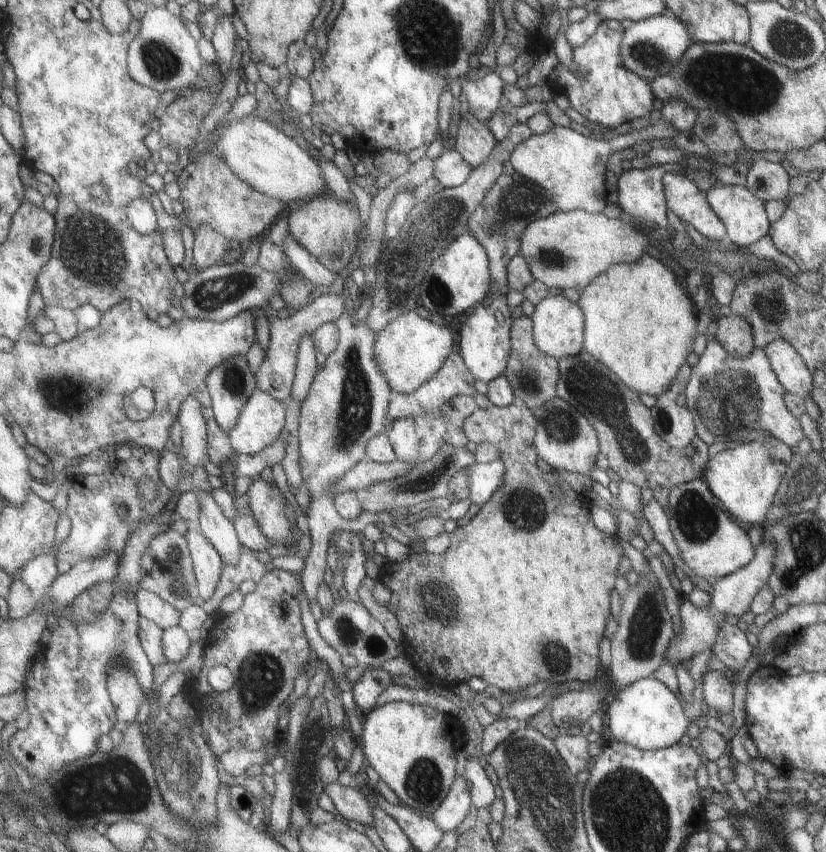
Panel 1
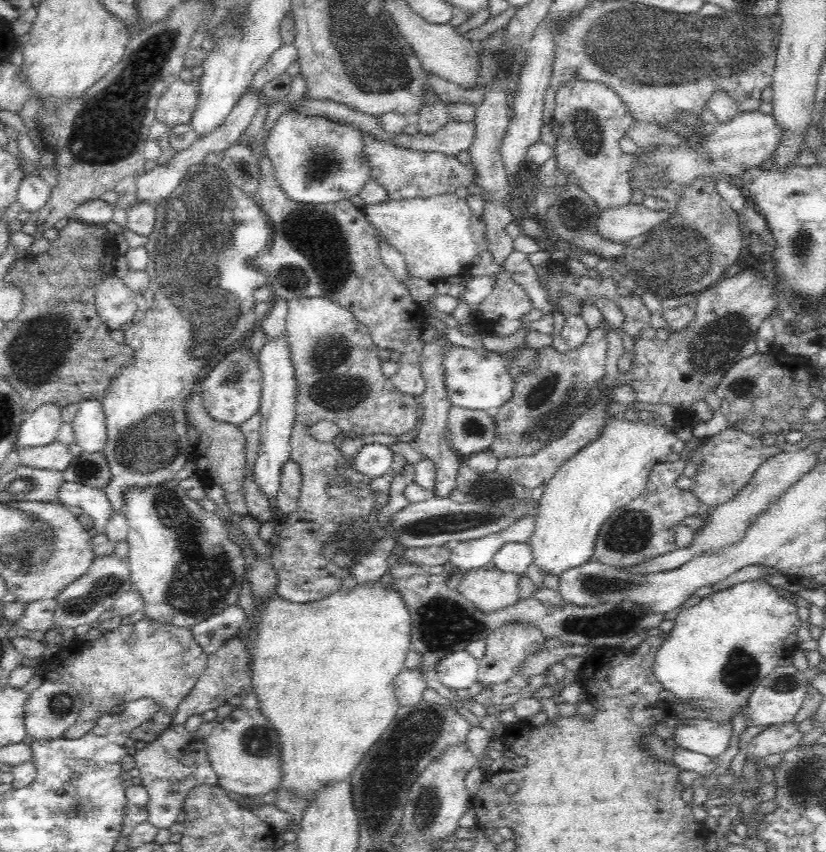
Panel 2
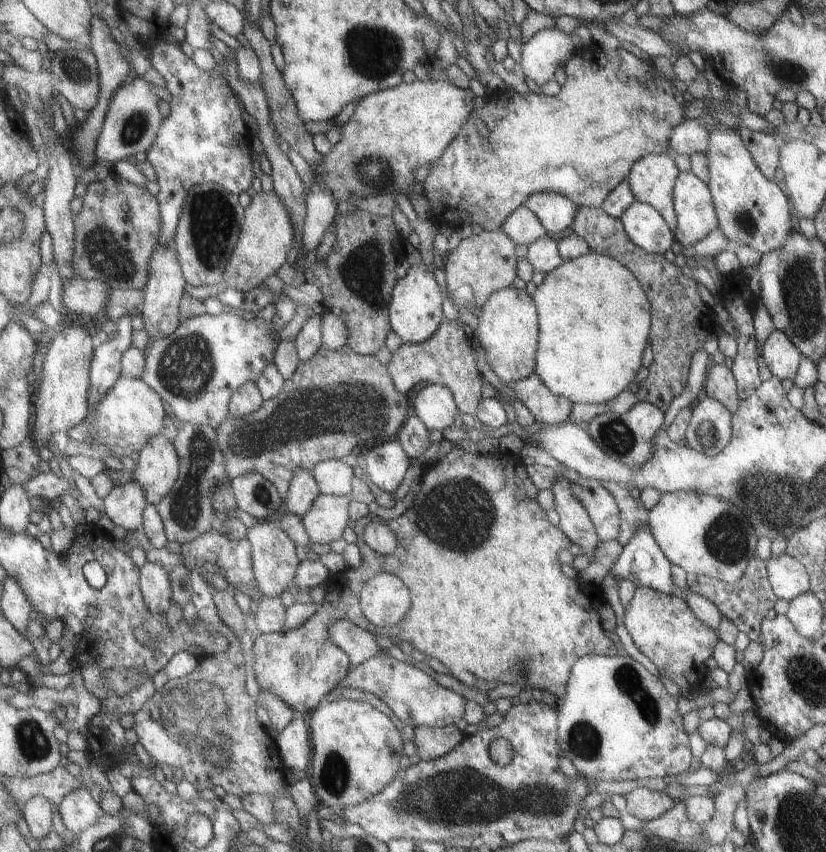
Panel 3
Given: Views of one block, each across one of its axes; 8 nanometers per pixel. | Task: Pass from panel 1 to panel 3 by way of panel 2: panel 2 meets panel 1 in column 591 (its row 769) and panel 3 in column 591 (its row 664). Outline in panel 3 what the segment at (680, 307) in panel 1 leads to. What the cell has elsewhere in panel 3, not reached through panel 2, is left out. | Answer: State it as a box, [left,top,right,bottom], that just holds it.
[532,252,650,404]

